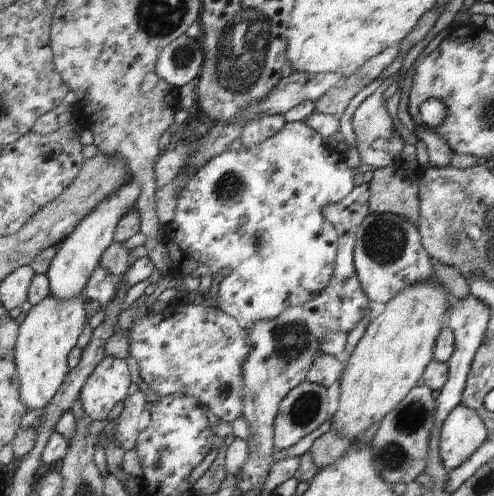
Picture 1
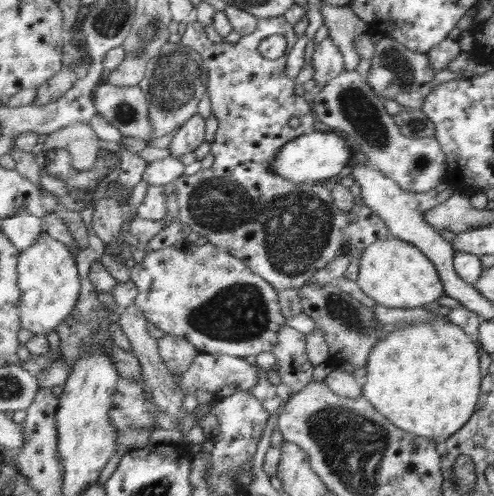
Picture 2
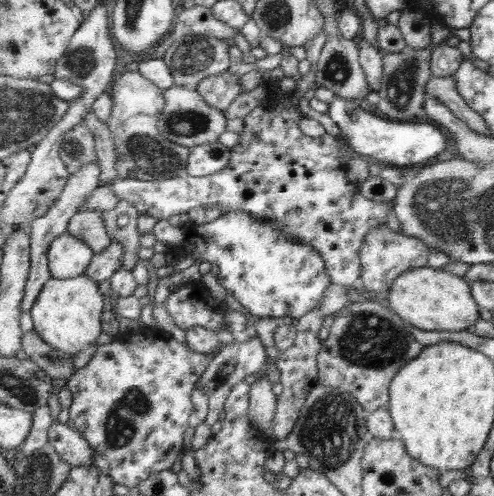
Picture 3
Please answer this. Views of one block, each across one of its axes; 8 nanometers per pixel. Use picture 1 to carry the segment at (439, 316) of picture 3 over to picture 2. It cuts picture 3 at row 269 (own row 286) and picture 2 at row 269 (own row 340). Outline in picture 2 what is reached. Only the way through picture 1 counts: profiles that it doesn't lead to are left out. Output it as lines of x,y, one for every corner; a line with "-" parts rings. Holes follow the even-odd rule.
397,238
379,240
365,250
365,256
359,260
357,282
367,296
371,296
379,306
387,308
415,310
445,296
445,284
433,260
429,260
429,256
415,244

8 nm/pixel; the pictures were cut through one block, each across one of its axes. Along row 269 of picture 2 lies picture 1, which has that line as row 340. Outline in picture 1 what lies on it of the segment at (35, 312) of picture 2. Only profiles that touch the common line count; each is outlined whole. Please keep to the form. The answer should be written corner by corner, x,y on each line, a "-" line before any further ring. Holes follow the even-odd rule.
49,296
41,304
33,306
21,324
21,336
17,342
17,370
21,374
21,400
27,404
29,412
45,410
57,392
61,392
61,386
71,372
69,356
73,348
79,346
79,338
89,322
87,314
87,302
83,296
75,300
59,300

